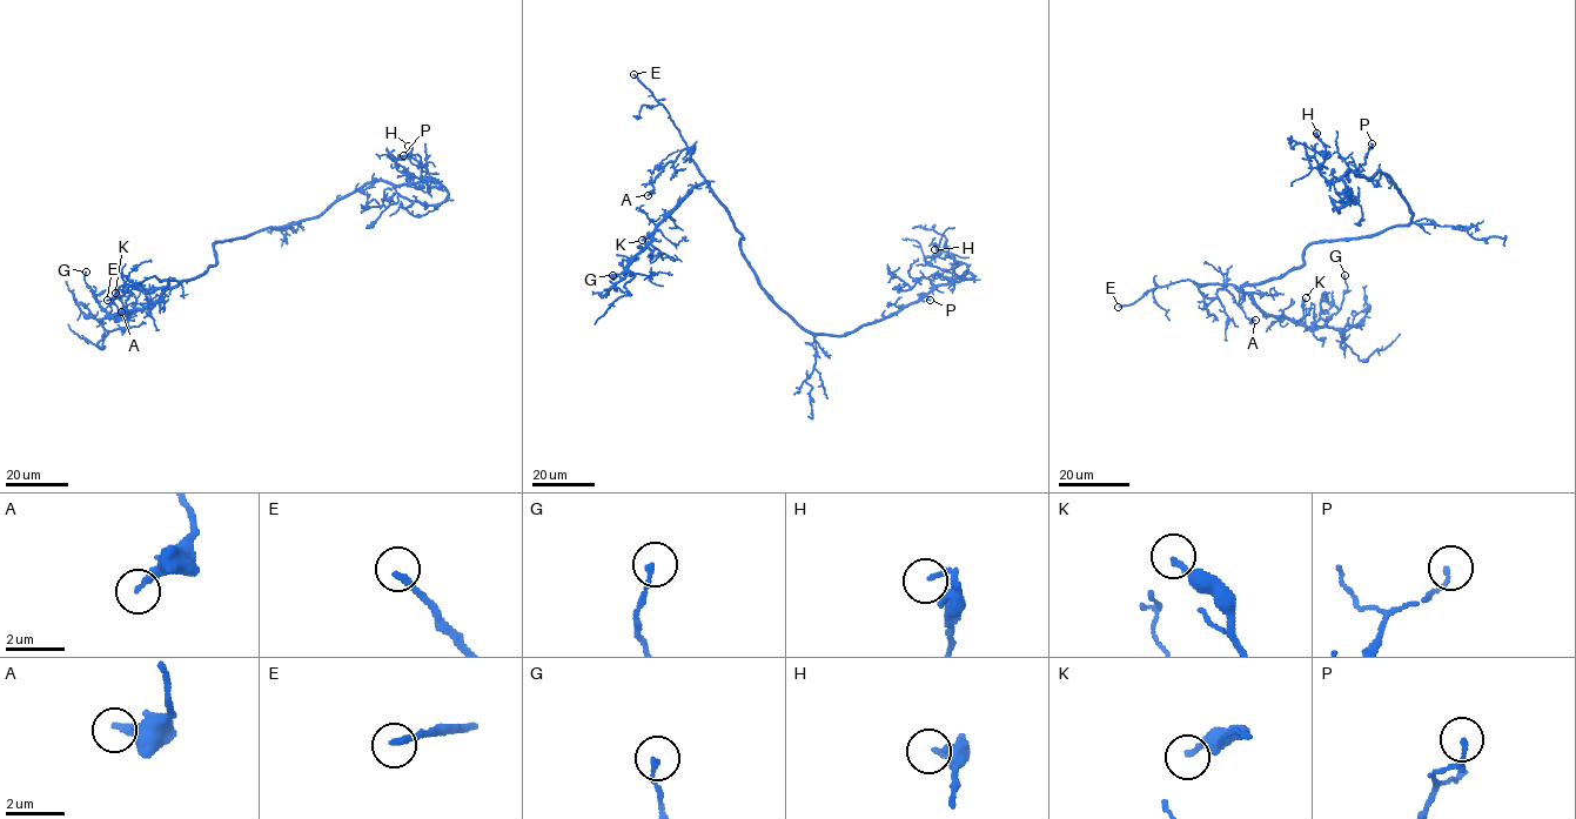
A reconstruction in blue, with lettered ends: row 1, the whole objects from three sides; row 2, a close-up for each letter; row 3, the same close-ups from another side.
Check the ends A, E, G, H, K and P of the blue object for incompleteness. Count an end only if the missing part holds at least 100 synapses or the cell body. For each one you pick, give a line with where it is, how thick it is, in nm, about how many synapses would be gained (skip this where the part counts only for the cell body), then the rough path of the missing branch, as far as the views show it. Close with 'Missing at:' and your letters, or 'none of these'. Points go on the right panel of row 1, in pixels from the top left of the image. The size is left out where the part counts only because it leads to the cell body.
E: place (1118, 307); calibre 240 nm
Missing at: E

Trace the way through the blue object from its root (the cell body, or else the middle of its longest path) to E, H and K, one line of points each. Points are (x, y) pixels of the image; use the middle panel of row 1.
E: (771, 297), (742, 250), (743, 236), (729, 210), (701, 173), (669, 113), (634, 74)
H: (771, 297), (809, 330), (849, 334), (918, 302), (966, 272), (967, 266), (951, 254), (939, 257), (934, 249)
K: (771, 297), (742, 250), (743, 236), (729, 210), (705, 182), (696, 185), (657, 226), (654, 240), (642, 240)

